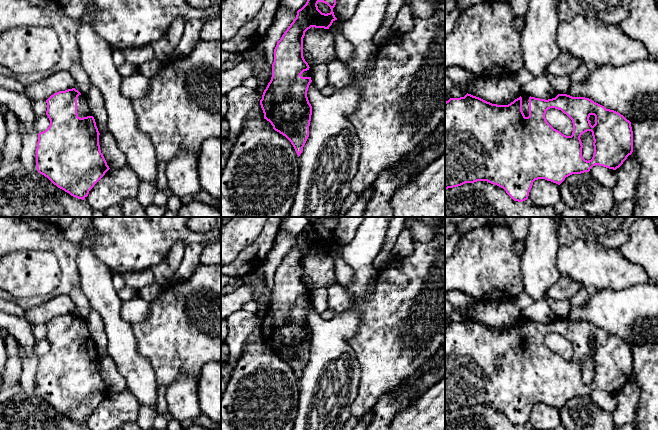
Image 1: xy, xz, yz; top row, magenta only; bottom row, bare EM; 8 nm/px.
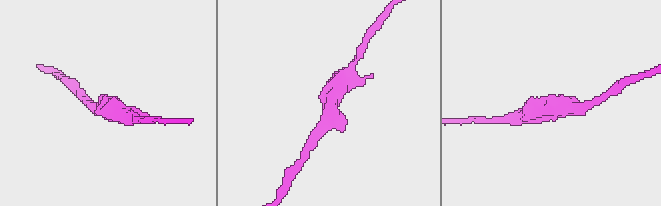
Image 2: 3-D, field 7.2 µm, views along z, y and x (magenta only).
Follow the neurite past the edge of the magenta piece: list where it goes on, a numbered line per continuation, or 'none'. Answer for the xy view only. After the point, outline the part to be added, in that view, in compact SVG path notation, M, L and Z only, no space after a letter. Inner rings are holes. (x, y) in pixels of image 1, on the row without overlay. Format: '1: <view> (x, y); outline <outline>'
1: xy (83, 334); outline M83 318L79 319L77 322L77 338L80 342L92 340L88 325Z

